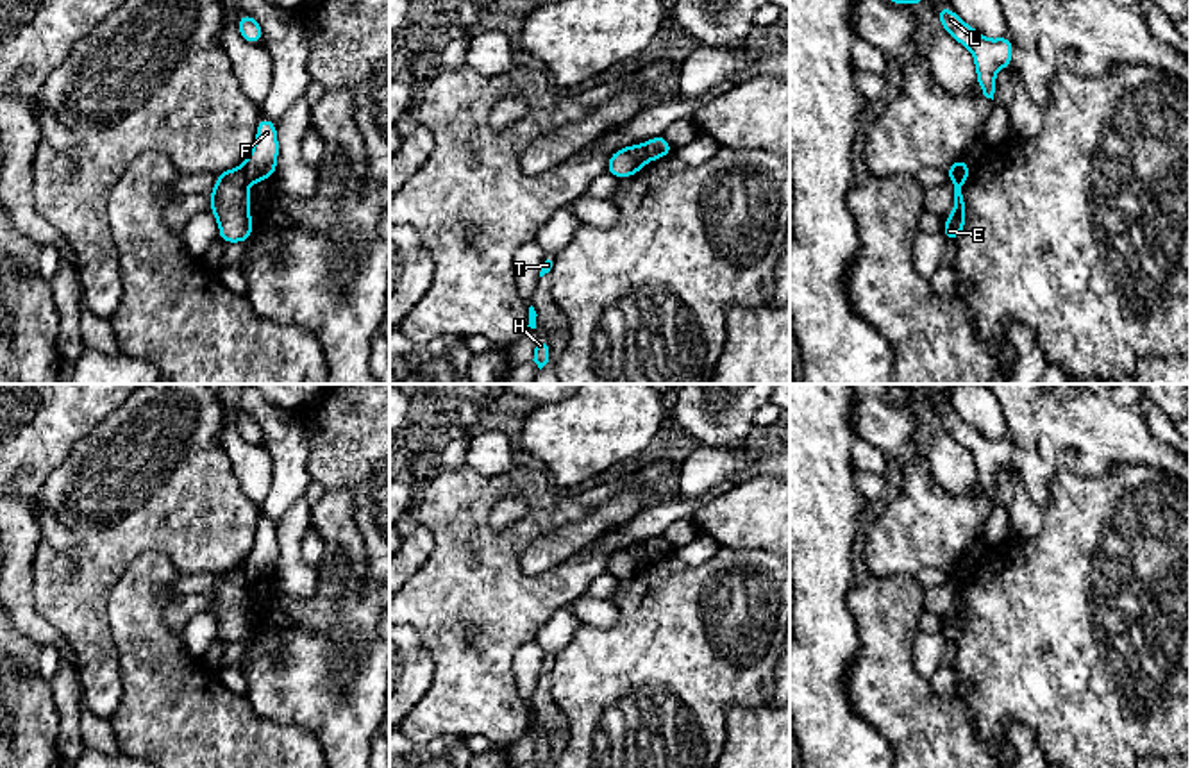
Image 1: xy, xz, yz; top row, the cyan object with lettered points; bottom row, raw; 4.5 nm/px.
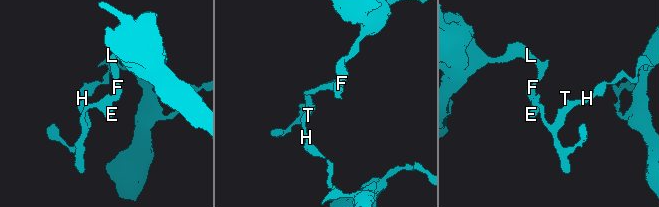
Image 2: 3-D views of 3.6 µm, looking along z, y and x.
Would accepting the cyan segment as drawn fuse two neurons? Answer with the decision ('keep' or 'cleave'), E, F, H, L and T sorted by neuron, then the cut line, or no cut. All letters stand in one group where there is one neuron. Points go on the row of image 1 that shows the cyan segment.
cleave; groups E H T / F L; cut yz (967, 166), (951, 181)

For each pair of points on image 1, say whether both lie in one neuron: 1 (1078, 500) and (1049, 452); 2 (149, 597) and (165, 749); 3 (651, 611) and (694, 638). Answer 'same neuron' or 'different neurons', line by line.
1: different neurons
2: same neuron
3: same neuron

